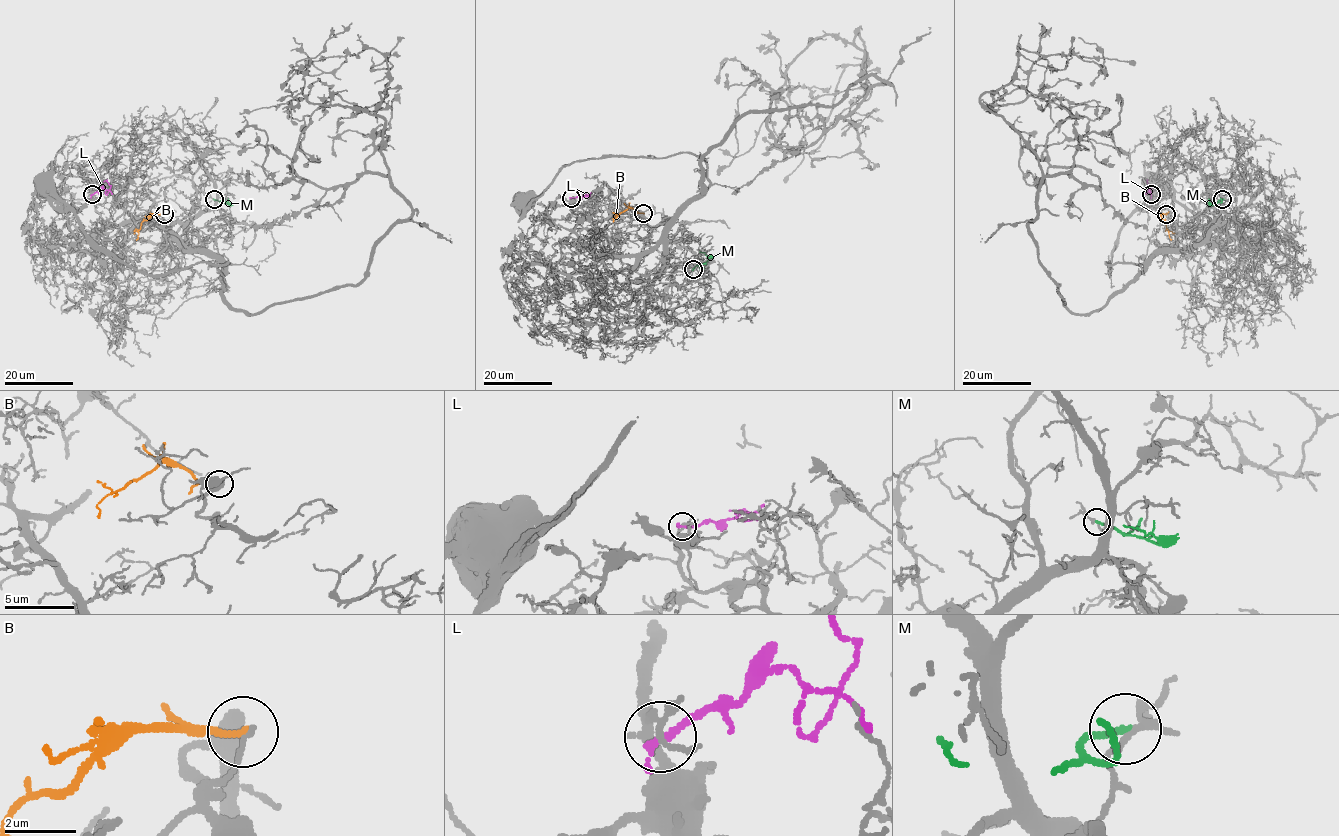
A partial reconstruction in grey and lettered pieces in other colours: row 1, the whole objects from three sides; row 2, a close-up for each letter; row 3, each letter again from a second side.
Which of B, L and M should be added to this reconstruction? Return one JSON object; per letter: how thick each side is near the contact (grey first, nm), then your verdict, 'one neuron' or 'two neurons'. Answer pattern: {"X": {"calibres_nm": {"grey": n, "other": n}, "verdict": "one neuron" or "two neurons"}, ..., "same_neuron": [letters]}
{"B": {"calibres_nm": {"grey": 140, "other": 190}, "verdict": "two neurons"}, "L": {"calibres_nm": {"grey": 190, "other": 240}, "verdict": "two neurons"}, "M": {"calibres_nm": {"grey": 120, "other": 180}, "verdict": "two neurons"}, "same_neuron": []}

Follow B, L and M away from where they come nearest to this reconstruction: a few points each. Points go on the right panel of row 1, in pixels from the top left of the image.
B: (1166, 214), (1160, 217), (1166, 222), (1171, 240)
L: (1151, 195), (1147, 182)
M: (1222, 199), (1213, 205), (1204, 200)

